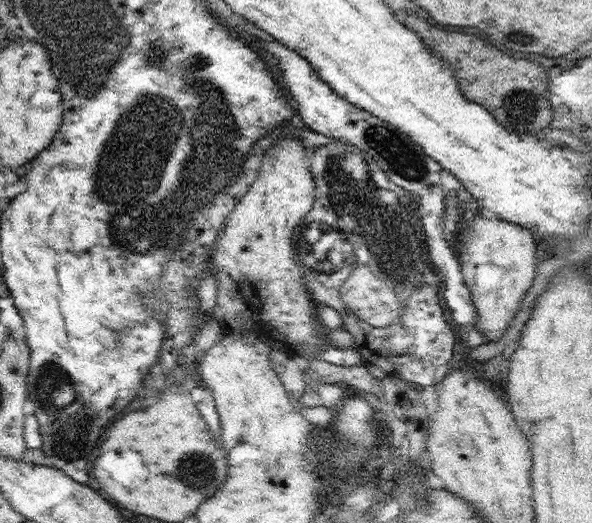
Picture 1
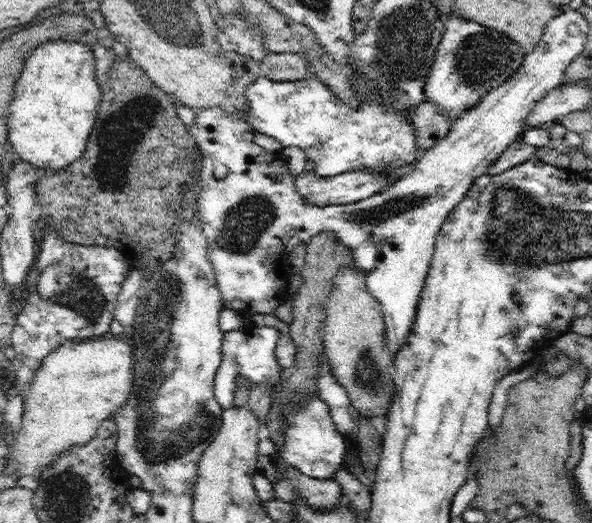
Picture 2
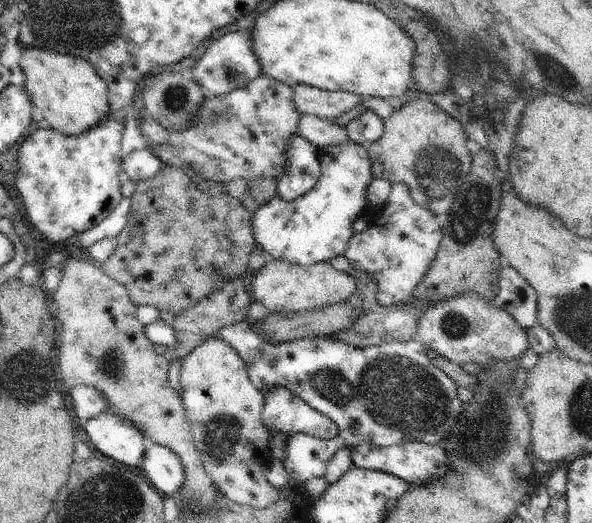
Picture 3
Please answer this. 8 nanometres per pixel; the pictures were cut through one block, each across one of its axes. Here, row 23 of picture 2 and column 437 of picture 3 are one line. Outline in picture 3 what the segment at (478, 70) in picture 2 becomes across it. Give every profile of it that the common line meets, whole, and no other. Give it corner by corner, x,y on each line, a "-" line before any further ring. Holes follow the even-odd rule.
422,441
405,442
393,444
387,447
377,447
374,443
361,442
352,450
352,465
370,469
373,471
387,472
388,474
400,477
412,487
426,486
426,482
434,476
448,474
448,456
444,448
438,445
429,445
-
424,482
424,484
422,484

